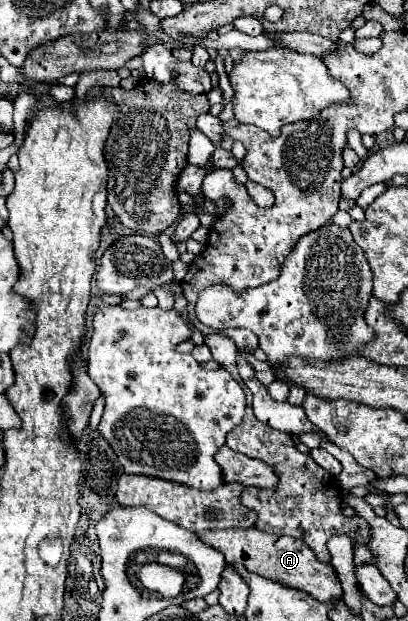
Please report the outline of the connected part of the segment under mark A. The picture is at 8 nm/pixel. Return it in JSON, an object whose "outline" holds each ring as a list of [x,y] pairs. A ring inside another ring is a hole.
{"outline":[[[256,528],[248,530],[208,530],[200,534],[200,540],[220,550],[228,564],[244,564],[250,572],[274,578],[286,586],[298,588],[322,602],[334,602],[342,598],[342,586],[336,570],[330,562],[320,562],[306,542],[292,536],[274,536]]]}

